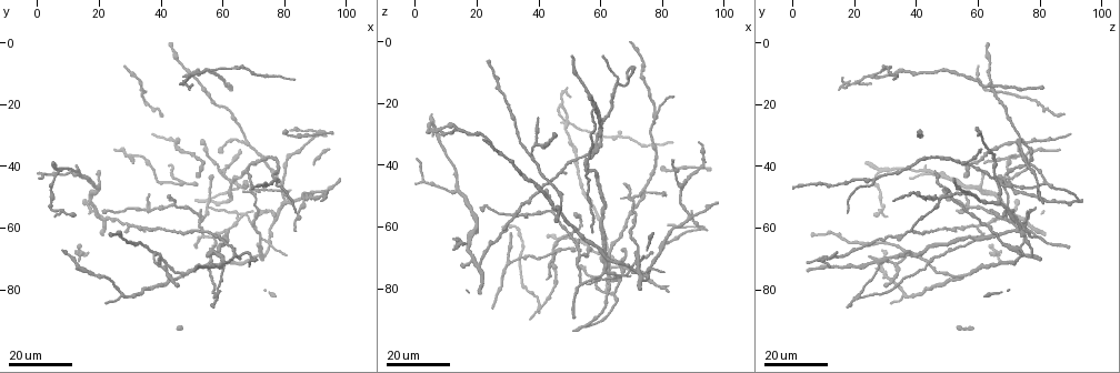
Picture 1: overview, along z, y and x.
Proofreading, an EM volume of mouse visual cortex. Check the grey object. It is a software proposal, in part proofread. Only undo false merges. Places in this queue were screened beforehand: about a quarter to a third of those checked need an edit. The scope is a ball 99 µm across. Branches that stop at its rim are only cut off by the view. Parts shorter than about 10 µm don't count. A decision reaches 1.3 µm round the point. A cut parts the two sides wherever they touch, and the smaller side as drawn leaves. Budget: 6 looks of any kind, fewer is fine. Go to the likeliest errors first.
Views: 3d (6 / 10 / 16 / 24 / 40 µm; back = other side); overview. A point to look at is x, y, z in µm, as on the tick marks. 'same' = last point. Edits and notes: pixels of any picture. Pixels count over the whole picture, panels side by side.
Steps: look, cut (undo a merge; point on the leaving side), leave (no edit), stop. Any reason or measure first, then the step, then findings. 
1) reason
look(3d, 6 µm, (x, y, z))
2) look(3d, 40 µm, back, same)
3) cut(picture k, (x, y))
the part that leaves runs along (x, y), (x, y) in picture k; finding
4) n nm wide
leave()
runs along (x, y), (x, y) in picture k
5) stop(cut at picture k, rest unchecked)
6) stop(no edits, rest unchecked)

thin arm on a thick one
look(3d, 16 µm, (47, 13, 21))

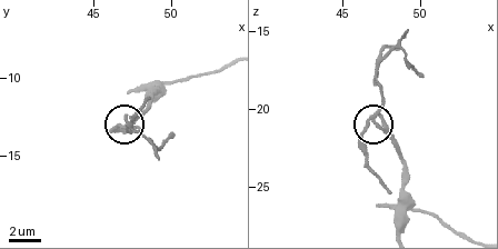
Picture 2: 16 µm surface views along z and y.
look(3d, 6 µm, same)

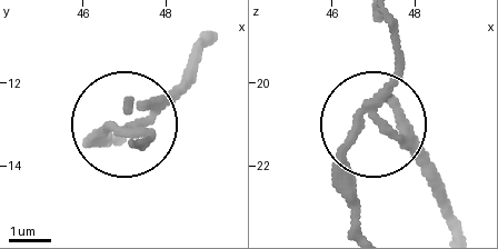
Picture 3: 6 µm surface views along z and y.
220 nm wide
leave()
runs along (457, 225), (436, 182), (379, 118), (394, 22) in picture 3; all the same neuron

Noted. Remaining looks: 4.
three arms meet
look(3d, 24 µm, (46, 45, 68))

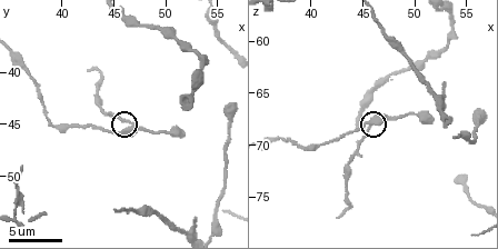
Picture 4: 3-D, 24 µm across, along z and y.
look(3d, 6 µm, (46.4, 45.4, 67.8))

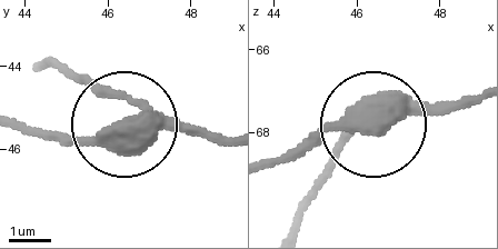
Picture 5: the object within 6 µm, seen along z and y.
look(3d, 6 µm, back, same)

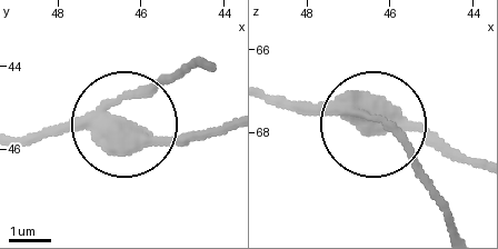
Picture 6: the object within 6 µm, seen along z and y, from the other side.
460 nm wide
leave()
one neuron here

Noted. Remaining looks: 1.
stop(no edits, rest unchecked)

